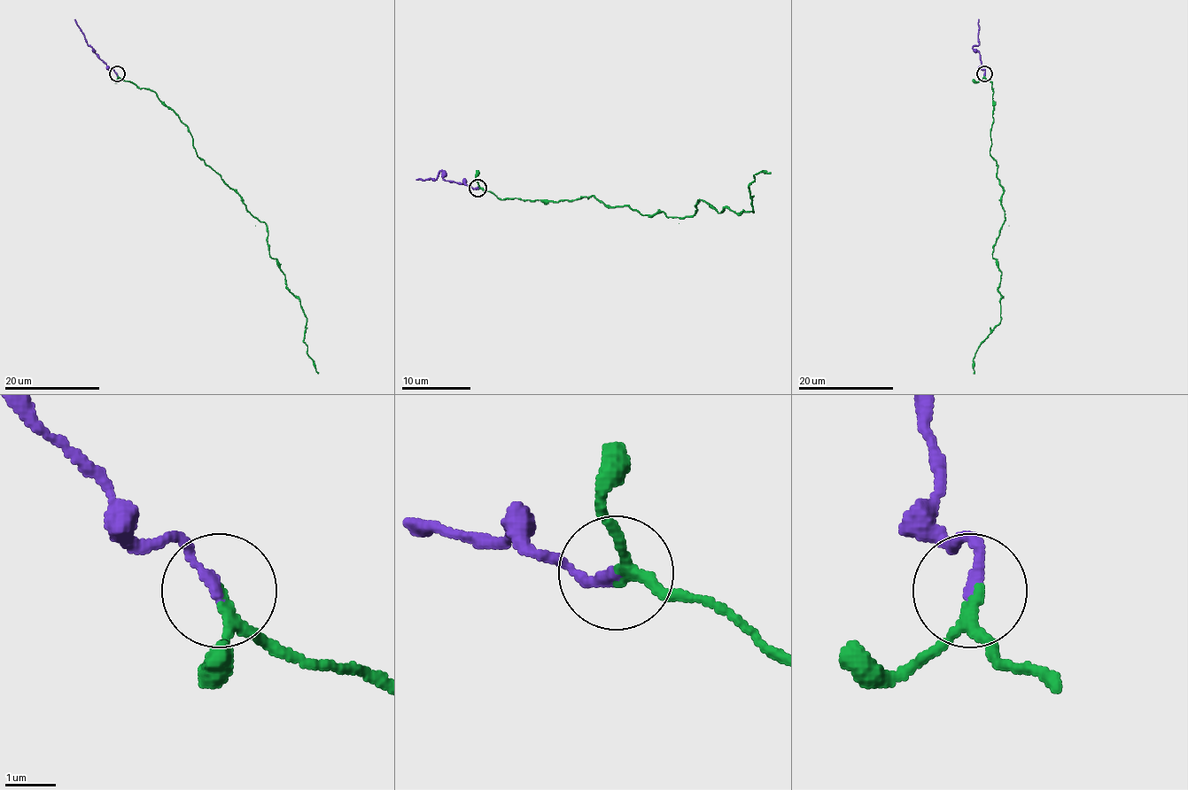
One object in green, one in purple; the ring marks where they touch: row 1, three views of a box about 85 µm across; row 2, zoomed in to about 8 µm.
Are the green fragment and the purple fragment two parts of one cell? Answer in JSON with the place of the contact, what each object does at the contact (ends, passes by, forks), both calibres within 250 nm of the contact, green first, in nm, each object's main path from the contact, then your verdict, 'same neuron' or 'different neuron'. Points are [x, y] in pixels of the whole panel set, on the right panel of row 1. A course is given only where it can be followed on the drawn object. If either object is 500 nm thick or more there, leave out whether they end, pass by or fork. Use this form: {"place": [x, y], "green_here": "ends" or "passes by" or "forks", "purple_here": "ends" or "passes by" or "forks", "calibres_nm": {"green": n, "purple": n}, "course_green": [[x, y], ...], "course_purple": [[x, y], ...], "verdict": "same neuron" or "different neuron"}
{"place": [984, 73], "green_here": "passes by", "purple_here": "ends", "calibres_nm": {"green": 190, "purple": 220}, "course_green": [[983, 74], [1003, 187], [992, 255], [1002, 297], [973, 373]], "course_purple": [[983, 73], [980, 56], [973, 47], [979, 43], [979, 19]], "verdict": "same neuron"}

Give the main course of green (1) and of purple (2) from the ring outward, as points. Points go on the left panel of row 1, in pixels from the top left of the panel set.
1: (116, 74), (151, 89), (188, 128), (197, 155), (264, 222), (269, 255), (300, 301), (304, 342), (318, 373)
2: (116, 73), (88, 43), (74, 19)

